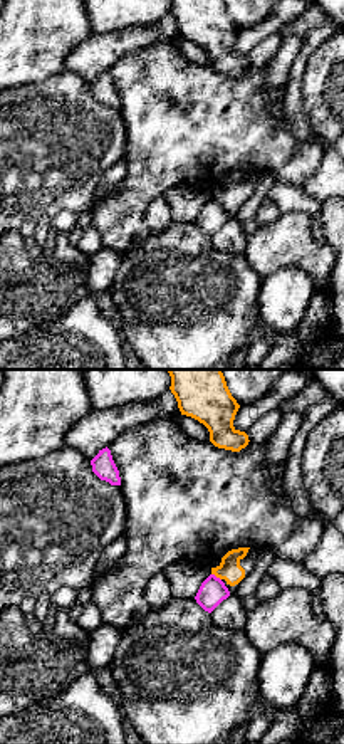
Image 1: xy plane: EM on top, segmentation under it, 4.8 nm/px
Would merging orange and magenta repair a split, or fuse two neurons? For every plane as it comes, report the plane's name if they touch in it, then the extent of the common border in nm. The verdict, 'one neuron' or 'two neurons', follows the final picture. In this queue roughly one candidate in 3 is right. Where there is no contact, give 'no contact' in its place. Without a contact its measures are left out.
xy | 60 nm

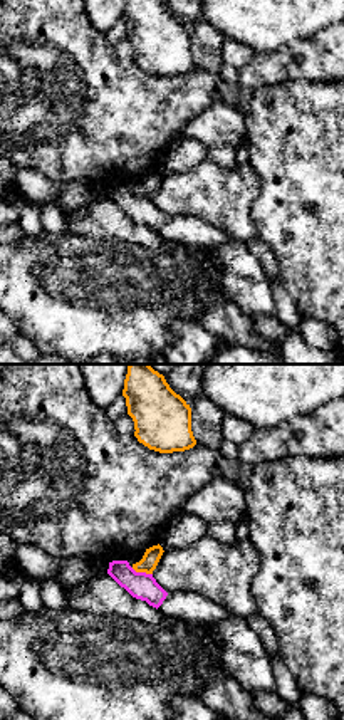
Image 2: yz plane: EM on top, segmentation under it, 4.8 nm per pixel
yz | 110 nm

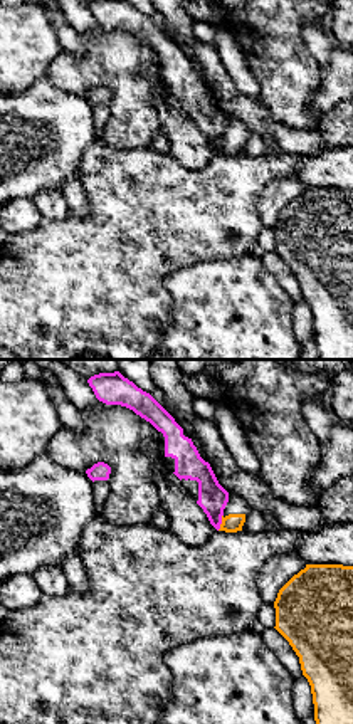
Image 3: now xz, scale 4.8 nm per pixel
xz | 80 nm

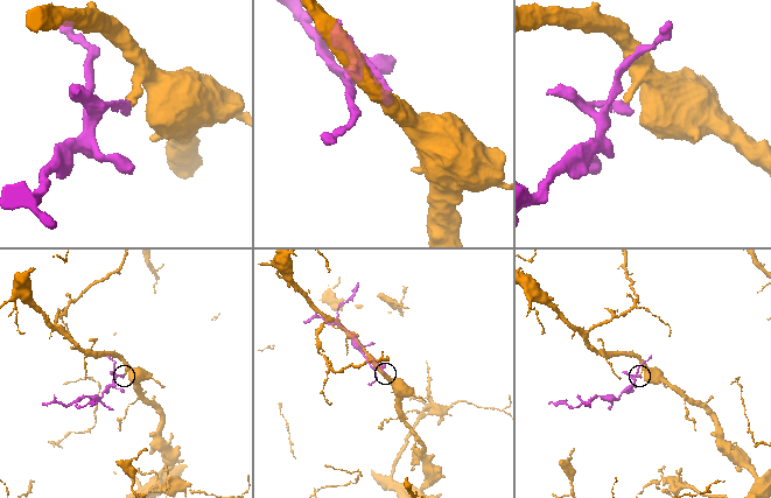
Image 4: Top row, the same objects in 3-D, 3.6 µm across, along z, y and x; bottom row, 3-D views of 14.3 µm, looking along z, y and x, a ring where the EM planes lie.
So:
two neurons

